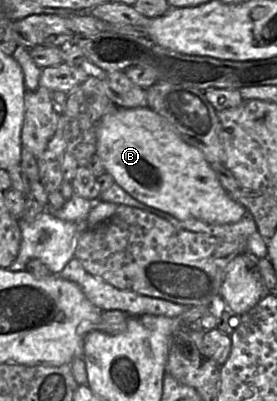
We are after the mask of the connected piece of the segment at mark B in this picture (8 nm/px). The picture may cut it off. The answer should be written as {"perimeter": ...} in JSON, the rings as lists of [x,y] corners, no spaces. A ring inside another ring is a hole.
{"perimeter":[[[117,107],[105,114],[97,125],[96,154],[124,191],[137,201],[165,212],[178,220],[194,218],[208,224],[231,224],[241,220],[247,209],[233,201],[224,190],[203,153],[187,144],[175,128],[149,107]]]}

